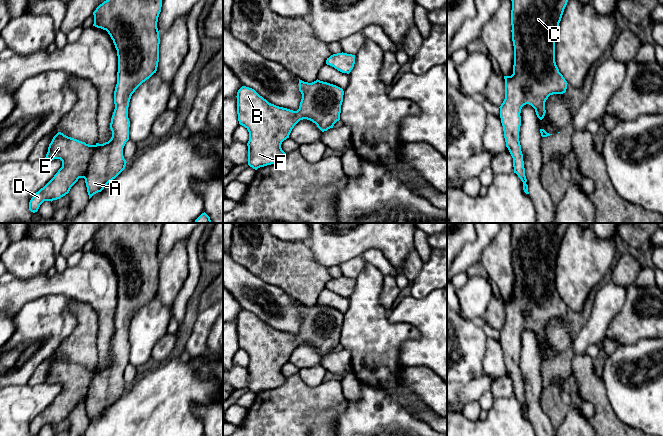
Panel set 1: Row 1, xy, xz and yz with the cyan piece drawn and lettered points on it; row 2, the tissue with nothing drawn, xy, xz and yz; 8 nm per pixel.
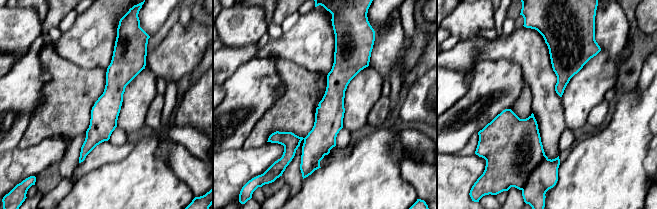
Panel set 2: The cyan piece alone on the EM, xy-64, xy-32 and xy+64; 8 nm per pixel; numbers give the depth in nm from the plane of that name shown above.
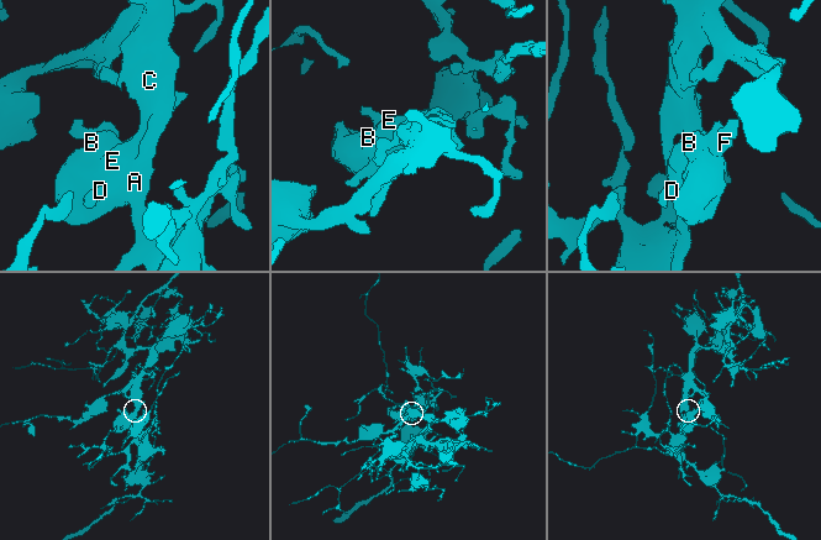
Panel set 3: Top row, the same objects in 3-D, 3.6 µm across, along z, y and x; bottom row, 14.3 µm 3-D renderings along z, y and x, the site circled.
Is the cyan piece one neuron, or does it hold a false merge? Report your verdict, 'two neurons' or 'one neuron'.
one neuron

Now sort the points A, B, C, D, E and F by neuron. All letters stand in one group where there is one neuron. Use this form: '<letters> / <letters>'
A B C D E F

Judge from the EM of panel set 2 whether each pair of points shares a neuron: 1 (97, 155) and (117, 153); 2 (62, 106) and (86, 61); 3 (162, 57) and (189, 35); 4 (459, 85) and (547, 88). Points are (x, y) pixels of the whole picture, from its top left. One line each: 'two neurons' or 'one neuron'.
1: one neuron
2: two neurons
3: one neuron
4: two neurons

